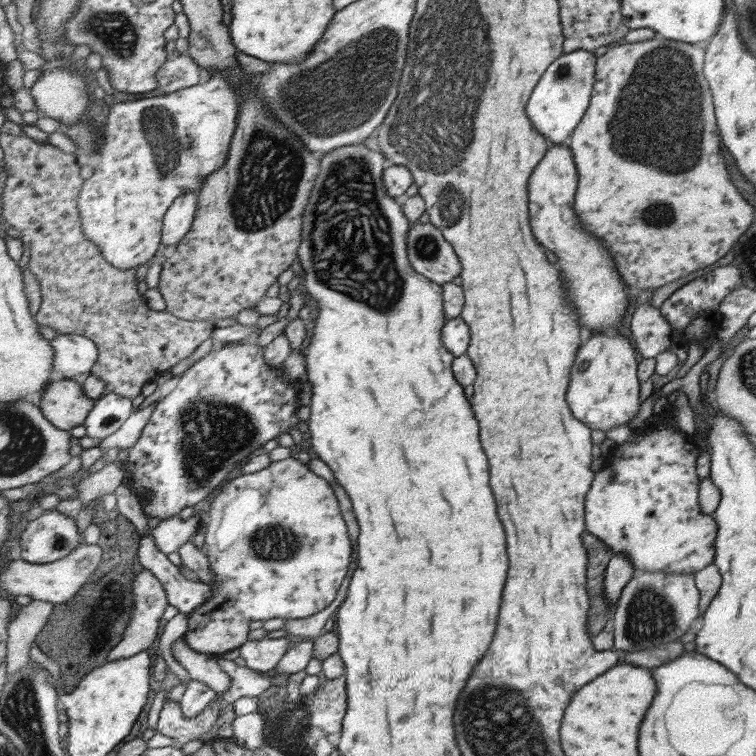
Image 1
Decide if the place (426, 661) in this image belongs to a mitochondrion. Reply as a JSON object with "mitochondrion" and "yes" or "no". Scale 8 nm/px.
{"mitochondrion":"no"}

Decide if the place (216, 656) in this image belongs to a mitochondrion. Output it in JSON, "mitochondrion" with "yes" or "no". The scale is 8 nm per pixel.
{"mitochondrion":"no"}

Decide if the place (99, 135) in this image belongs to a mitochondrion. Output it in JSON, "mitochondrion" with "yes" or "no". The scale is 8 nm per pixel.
{"mitochondrion":"no"}

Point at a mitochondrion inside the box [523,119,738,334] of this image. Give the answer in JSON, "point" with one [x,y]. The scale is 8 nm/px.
{"point":[664,217]}

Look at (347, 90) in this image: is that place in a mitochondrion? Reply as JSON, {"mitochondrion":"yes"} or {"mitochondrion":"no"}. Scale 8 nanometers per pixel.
{"mitochondrion":"yes"}

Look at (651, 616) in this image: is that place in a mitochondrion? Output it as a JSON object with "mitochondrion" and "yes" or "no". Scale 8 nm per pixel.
{"mitochondrion":"yes"}

